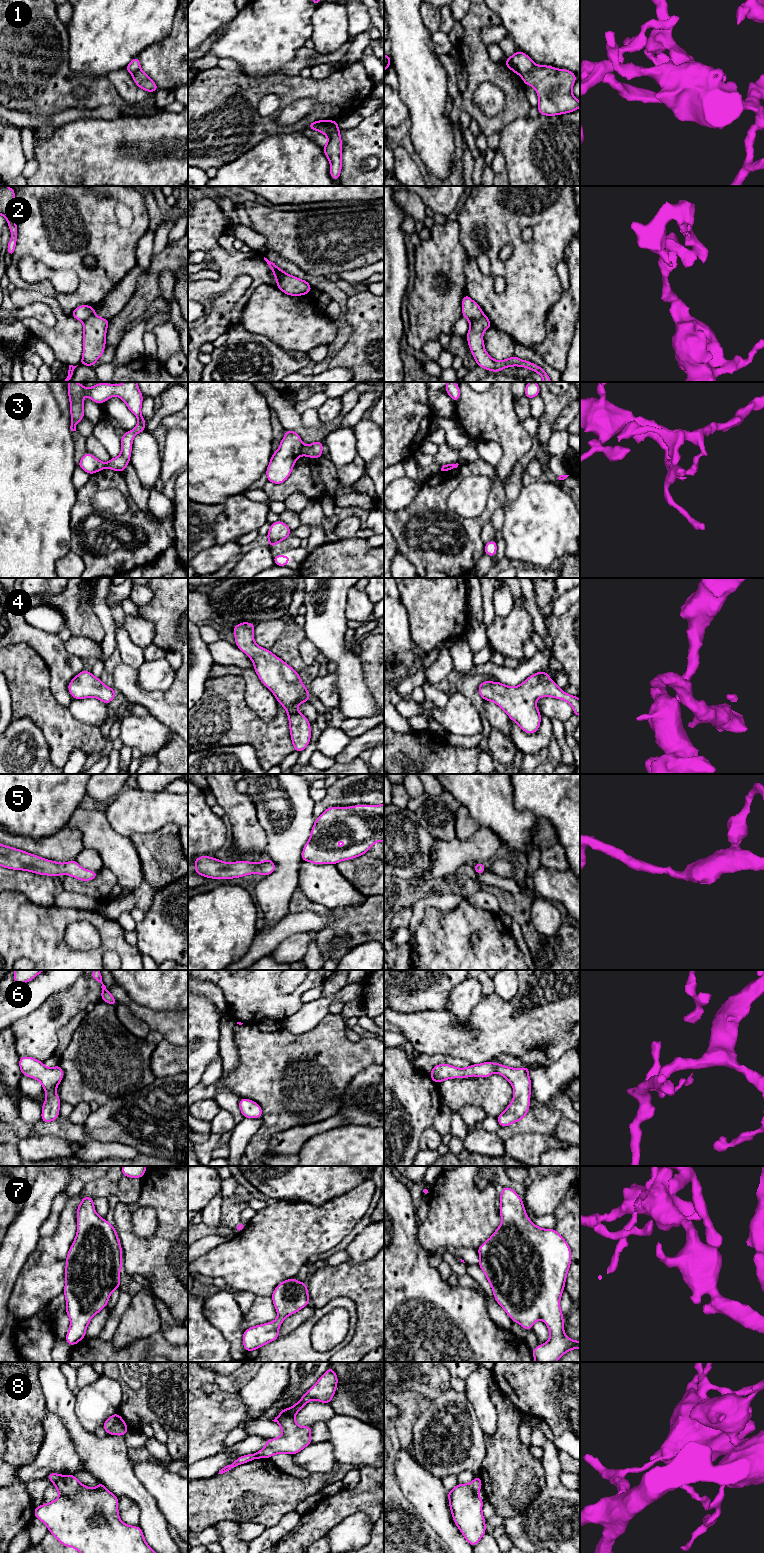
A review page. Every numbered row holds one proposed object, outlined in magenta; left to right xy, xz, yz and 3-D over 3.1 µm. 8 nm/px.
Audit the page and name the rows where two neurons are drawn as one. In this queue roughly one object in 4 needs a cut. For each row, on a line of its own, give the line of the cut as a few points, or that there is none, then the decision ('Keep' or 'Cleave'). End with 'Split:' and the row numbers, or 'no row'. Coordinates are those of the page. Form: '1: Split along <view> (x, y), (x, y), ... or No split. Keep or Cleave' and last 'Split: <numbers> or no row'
1: Split along yz (535, 65), (521, 76). Cleave
2: Split along yz (483, 314), (470, 322). Cleave
3: Split along xz (304, 445), (301, 454). Cleave
4: No split. Keep
5: No split. Keep
6: No split. Keep
7: No split. Keep
8: Split along xy (61, 1475), (54, 1483). Cleave
Split: 1, 2, 3, 8

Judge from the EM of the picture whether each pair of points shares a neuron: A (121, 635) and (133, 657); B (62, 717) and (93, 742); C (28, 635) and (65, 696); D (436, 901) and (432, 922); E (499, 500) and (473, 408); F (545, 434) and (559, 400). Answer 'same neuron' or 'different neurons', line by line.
A: same neuron
B: same neuron
C: same neuron
D: different neurons
E: different neurons
F: same neuron

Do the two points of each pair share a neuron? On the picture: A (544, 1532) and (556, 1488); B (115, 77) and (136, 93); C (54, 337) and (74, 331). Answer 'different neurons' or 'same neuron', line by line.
A: same neuron
B: same neuron
C: same neuron

